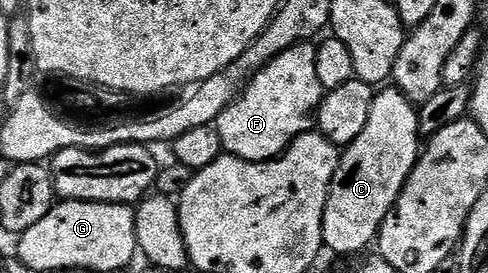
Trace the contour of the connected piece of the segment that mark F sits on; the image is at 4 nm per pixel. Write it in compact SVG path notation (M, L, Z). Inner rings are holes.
M308 42L285 50L260 68L247 81L239 97L217 121L224 153L242 160L273 160L302 132L308 131L307 119L322 104L325 90L317 78L316 45Z

